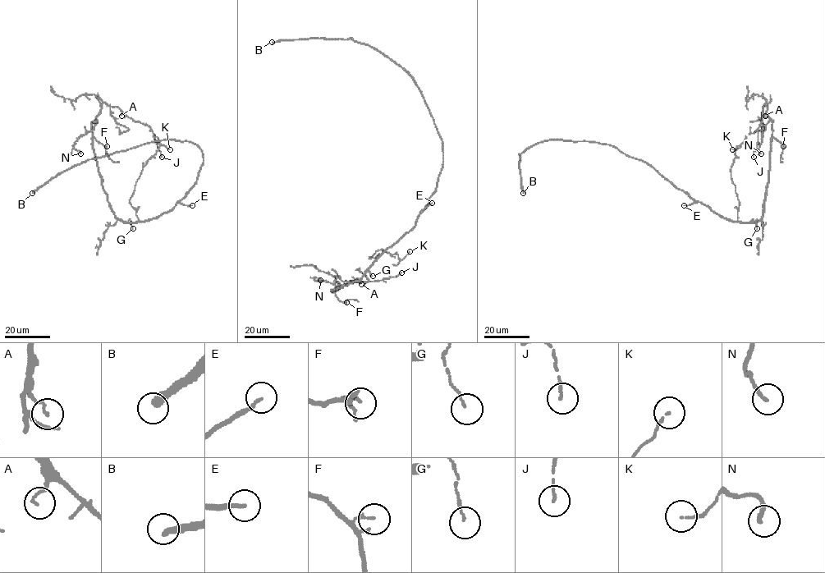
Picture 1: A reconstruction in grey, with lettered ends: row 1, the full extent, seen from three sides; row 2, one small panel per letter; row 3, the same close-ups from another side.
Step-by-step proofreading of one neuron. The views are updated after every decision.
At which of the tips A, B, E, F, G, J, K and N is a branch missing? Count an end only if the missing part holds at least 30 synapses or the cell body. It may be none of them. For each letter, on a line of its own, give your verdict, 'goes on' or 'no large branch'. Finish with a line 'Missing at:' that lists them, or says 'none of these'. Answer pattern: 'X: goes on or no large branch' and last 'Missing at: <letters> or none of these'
A: no large branch
B: goes on
E: goes on
F: no large branch
G: no large branch
J: no large branch
K: no large branch
N: no large branch
Missing at: B, E

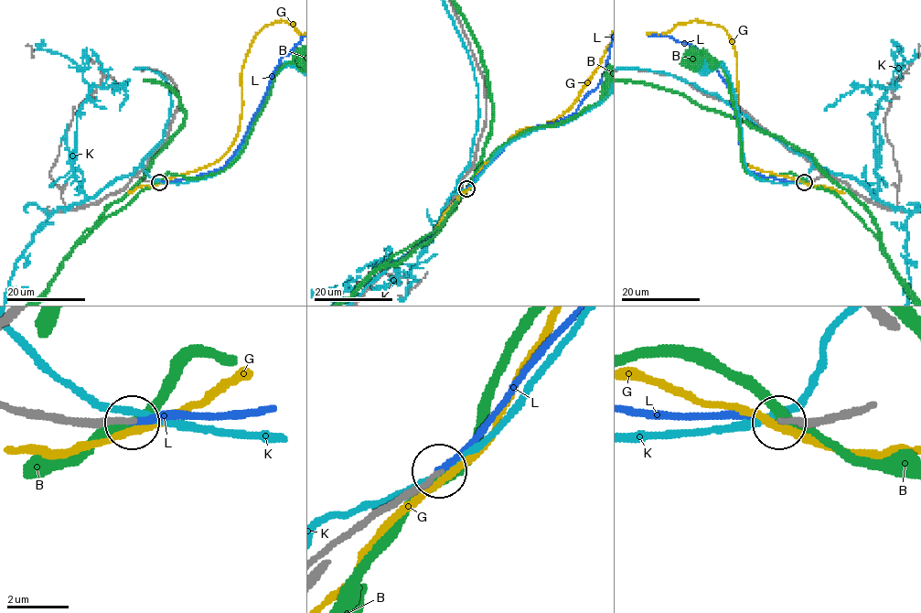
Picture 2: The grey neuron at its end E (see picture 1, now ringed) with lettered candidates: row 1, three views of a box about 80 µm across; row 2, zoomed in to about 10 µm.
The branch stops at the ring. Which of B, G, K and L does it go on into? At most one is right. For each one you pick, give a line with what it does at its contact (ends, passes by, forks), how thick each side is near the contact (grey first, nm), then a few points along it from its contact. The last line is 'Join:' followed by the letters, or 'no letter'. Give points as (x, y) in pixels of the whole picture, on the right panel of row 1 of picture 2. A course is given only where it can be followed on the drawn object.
L: it ends; calibres 190 and 200 nm
Join: L

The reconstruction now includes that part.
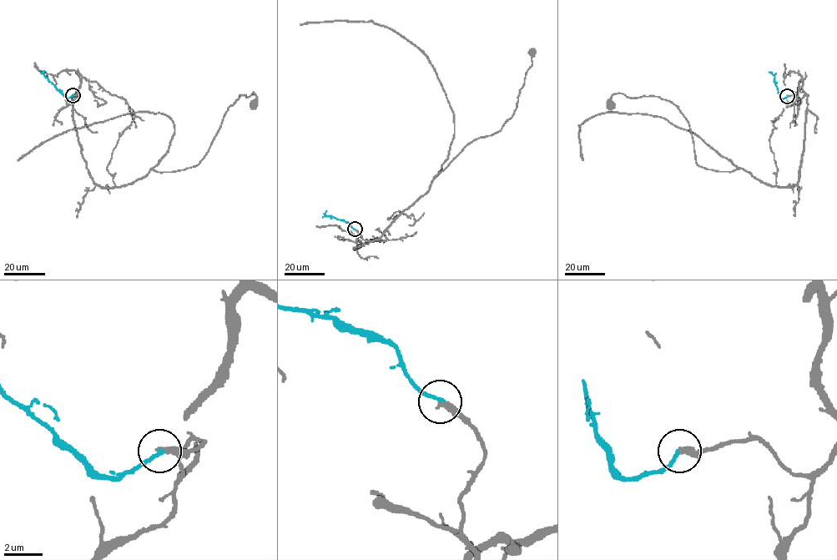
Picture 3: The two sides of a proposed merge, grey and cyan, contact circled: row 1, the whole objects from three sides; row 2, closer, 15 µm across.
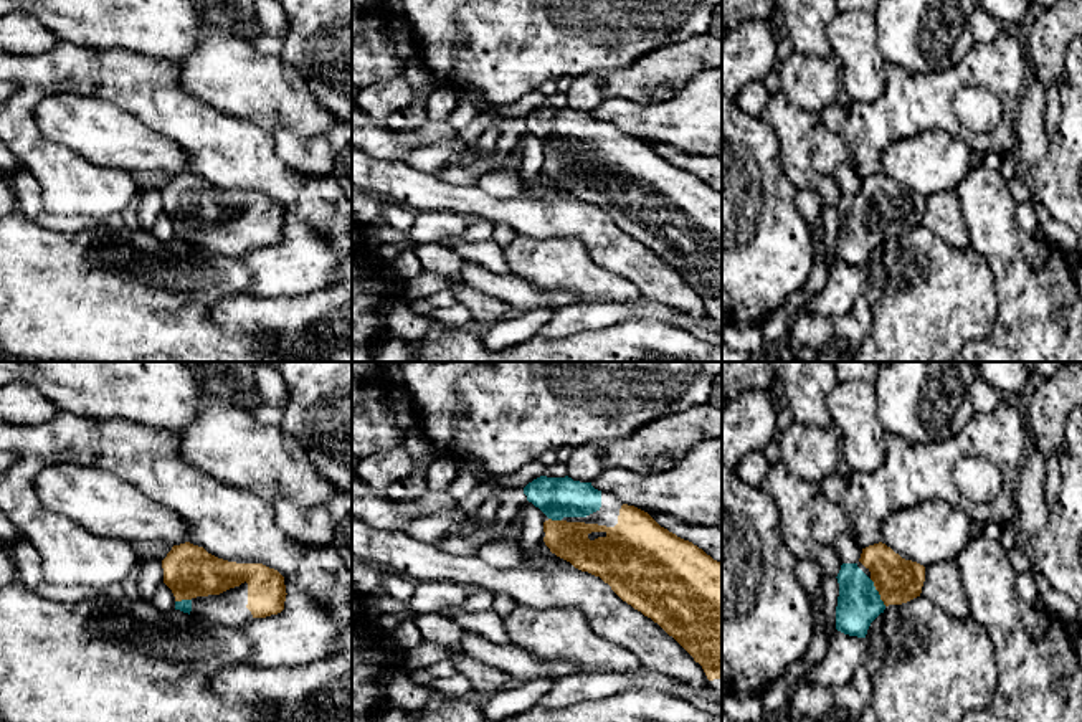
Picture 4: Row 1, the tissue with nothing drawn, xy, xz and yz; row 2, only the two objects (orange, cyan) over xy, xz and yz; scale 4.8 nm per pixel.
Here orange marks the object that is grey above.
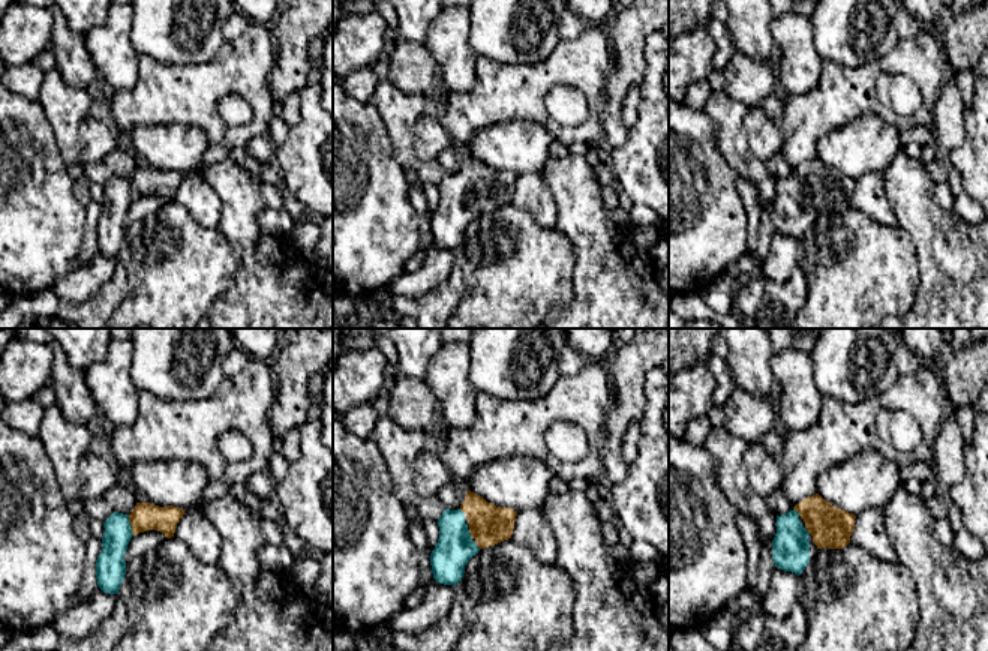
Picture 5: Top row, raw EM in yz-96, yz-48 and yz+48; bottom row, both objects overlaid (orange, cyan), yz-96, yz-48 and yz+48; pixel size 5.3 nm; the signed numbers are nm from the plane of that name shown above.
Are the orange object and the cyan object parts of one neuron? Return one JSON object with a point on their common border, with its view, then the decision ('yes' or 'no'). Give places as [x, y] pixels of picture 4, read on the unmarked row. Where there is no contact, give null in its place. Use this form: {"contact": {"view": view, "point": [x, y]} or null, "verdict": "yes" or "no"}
{"contact": {"view": "yz", "point": [877, 220]}, "verdict": "yes"}

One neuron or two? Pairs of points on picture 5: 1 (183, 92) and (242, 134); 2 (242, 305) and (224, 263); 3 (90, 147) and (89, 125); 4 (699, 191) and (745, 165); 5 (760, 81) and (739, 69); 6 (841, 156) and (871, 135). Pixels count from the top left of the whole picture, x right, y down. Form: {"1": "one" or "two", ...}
{"1": "one", "2": "two", "3": "one", "4": "two", "5": "one", "6": "one"}

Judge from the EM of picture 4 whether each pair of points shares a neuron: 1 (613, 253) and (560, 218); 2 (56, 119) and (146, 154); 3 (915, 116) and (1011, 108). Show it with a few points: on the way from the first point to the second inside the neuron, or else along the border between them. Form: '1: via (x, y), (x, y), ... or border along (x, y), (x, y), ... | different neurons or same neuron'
1: via (600, 246), (574, 220) | same neuron
2: via (78, 123), (124, 142) | same neuron
3: via (940, 91), (953, 78), (988, 78), (993, 83) | same neuron

